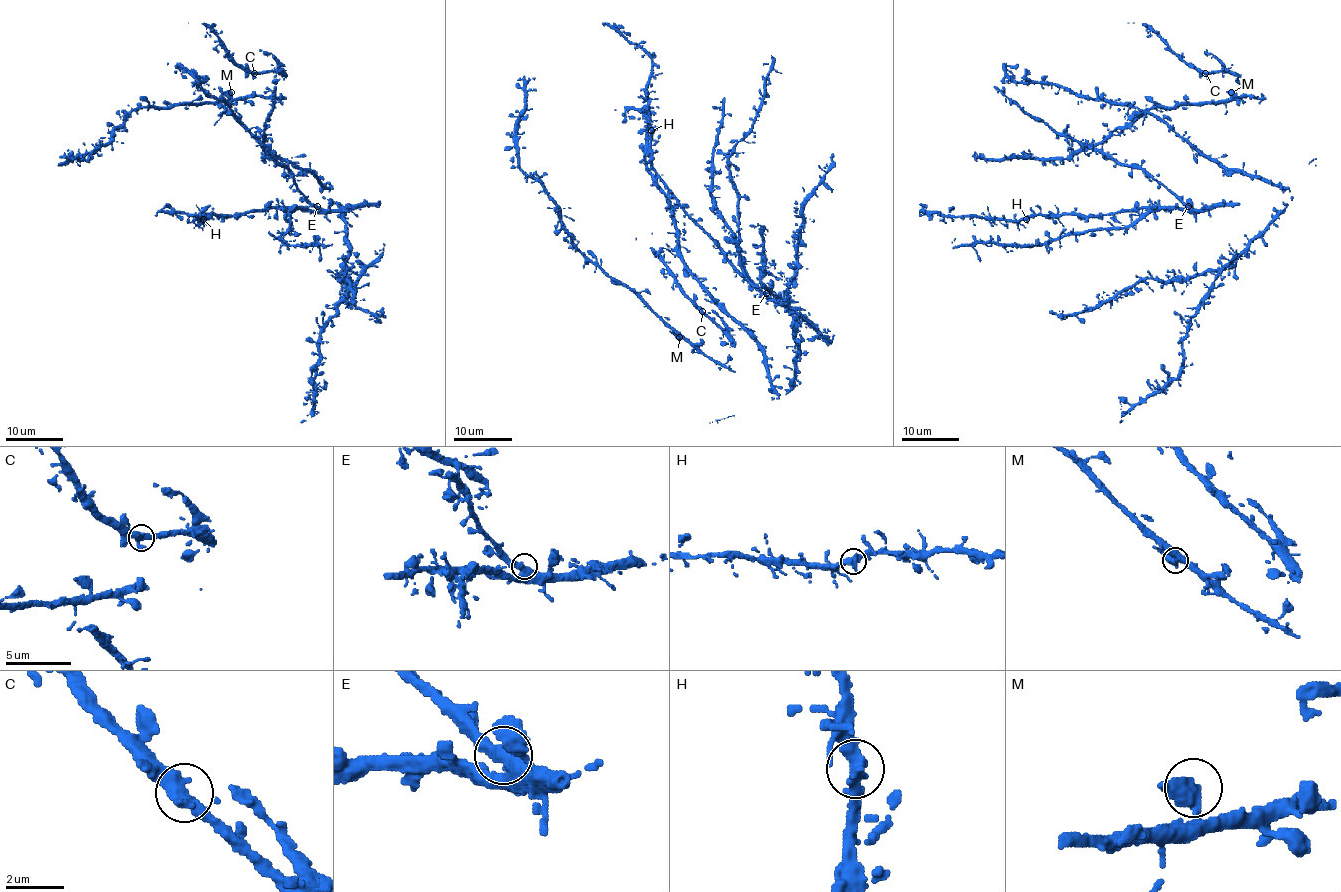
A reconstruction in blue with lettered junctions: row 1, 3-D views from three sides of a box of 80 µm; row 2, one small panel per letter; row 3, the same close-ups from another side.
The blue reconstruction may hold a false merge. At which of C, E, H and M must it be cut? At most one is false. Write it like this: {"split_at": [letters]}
{"split_at": []}

